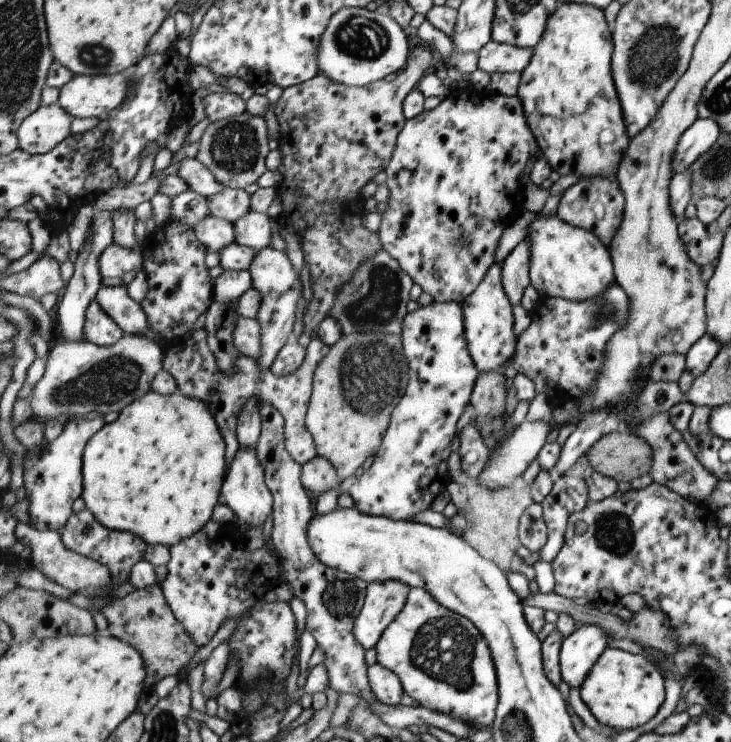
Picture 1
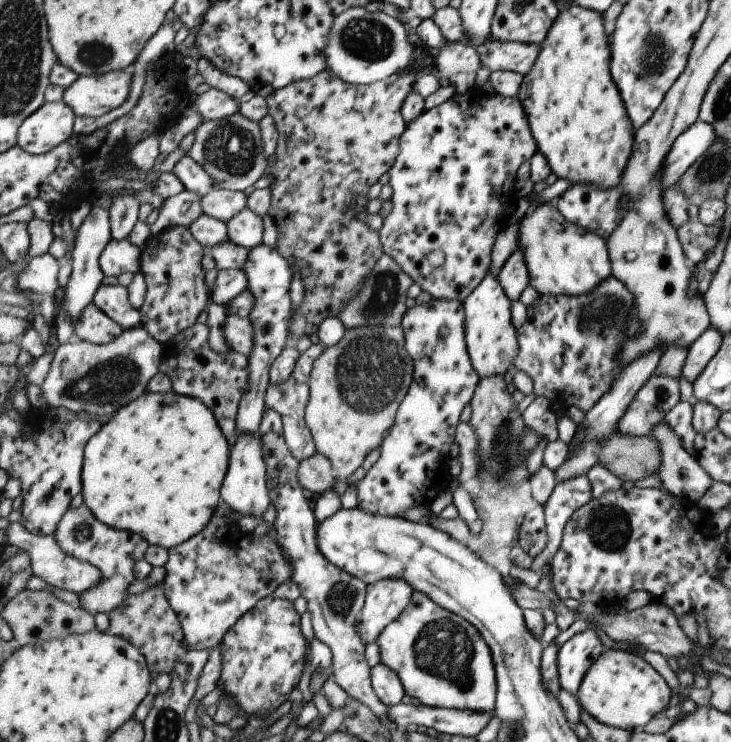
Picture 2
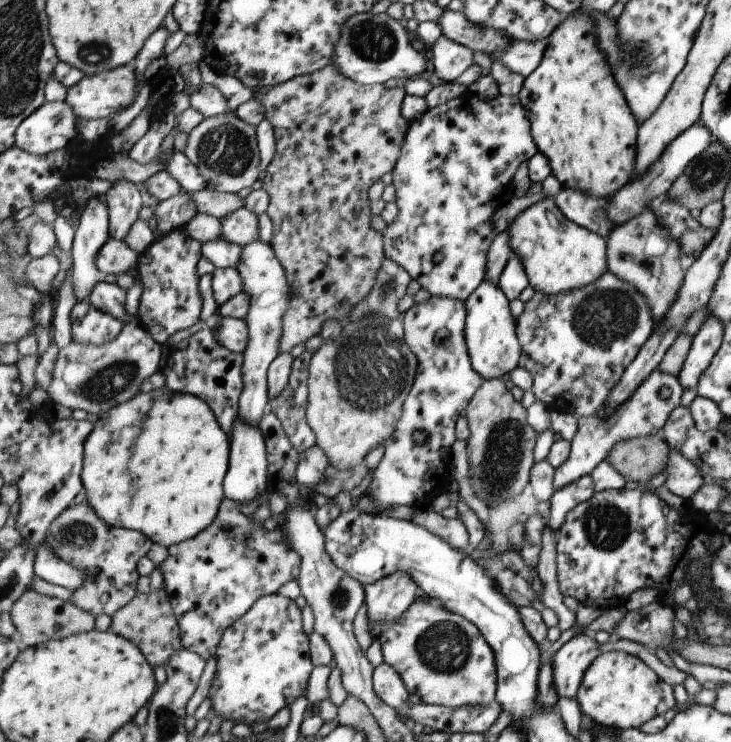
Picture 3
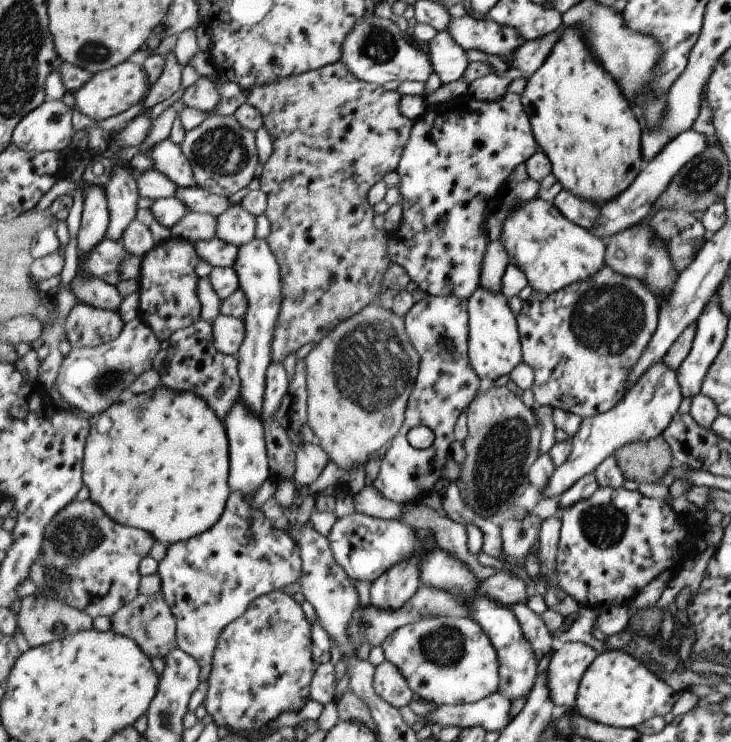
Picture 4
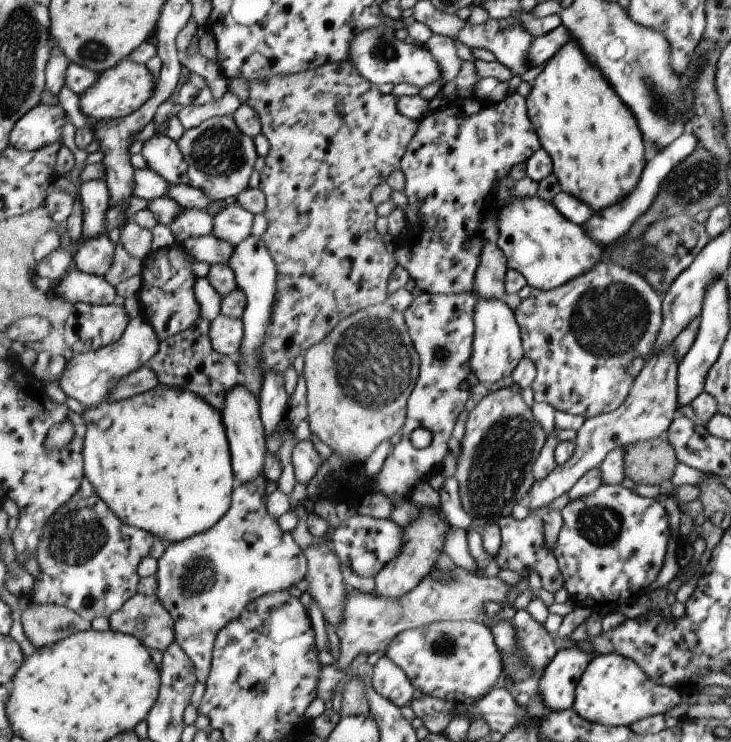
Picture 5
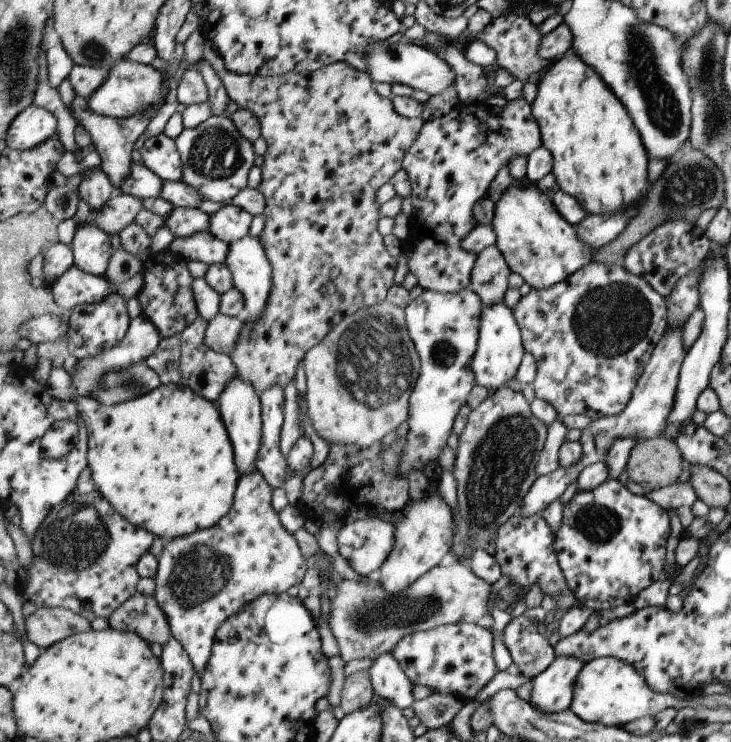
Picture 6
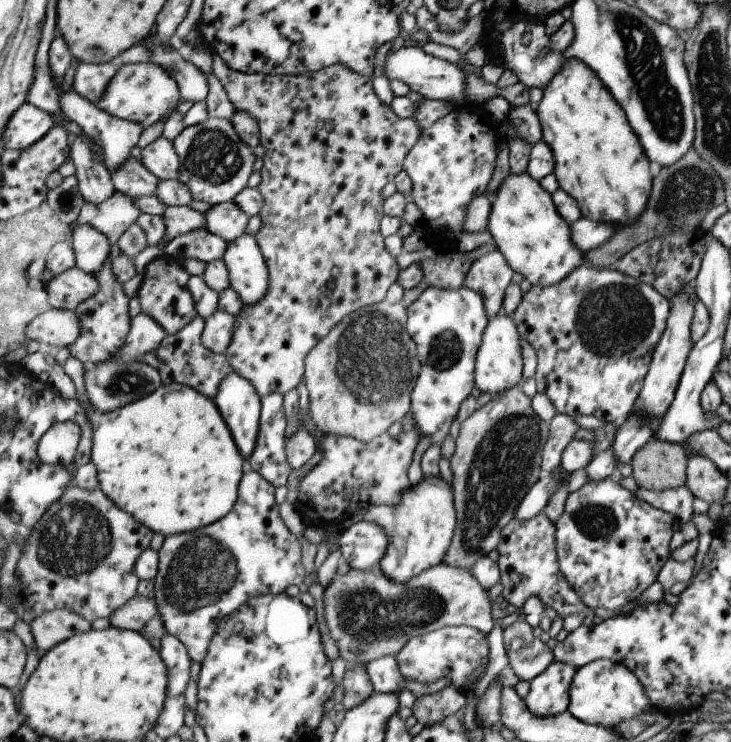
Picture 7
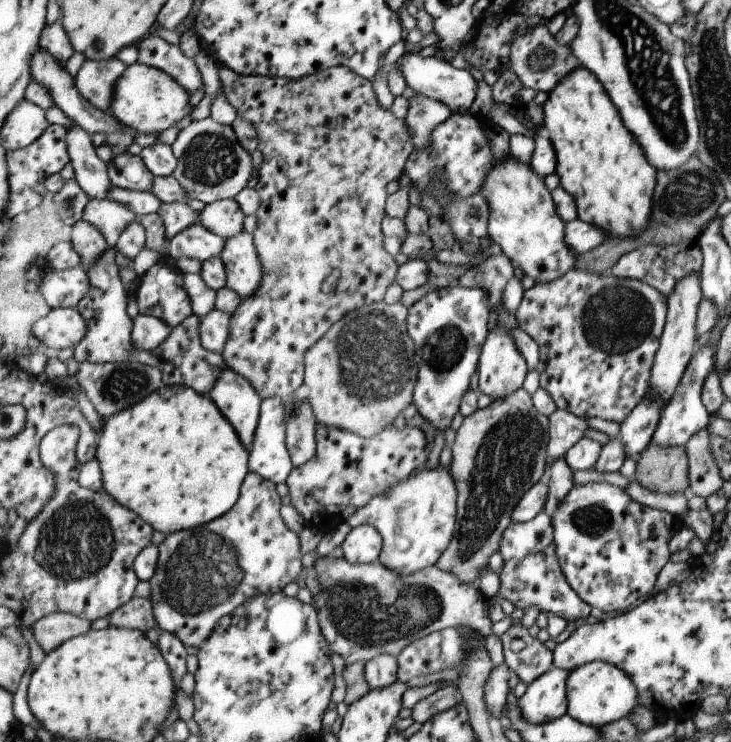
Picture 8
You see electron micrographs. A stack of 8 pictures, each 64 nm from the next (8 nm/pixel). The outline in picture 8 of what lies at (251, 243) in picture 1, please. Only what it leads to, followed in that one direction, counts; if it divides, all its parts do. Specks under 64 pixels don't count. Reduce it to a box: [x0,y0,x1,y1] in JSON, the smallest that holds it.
[200,199,246,239]

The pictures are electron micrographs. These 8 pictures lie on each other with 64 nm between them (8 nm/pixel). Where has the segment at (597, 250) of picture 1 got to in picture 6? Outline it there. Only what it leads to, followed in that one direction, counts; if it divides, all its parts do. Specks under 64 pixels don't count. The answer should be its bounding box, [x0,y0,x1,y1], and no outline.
[491,182,595,289]

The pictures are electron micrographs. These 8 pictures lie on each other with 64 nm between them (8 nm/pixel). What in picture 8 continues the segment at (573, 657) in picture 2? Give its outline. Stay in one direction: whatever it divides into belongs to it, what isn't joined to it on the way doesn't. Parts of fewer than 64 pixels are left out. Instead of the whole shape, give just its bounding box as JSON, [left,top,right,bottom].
[519,667,570,724]

